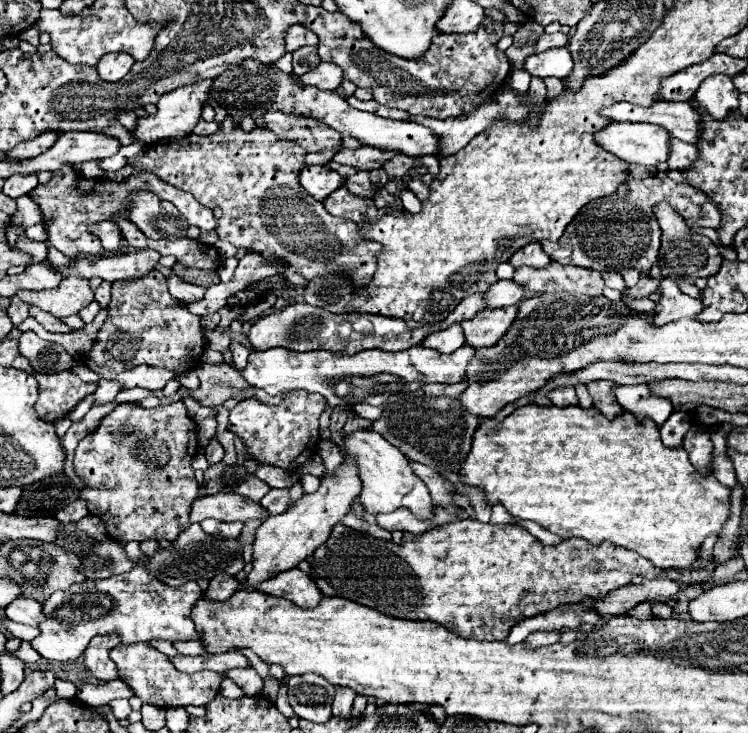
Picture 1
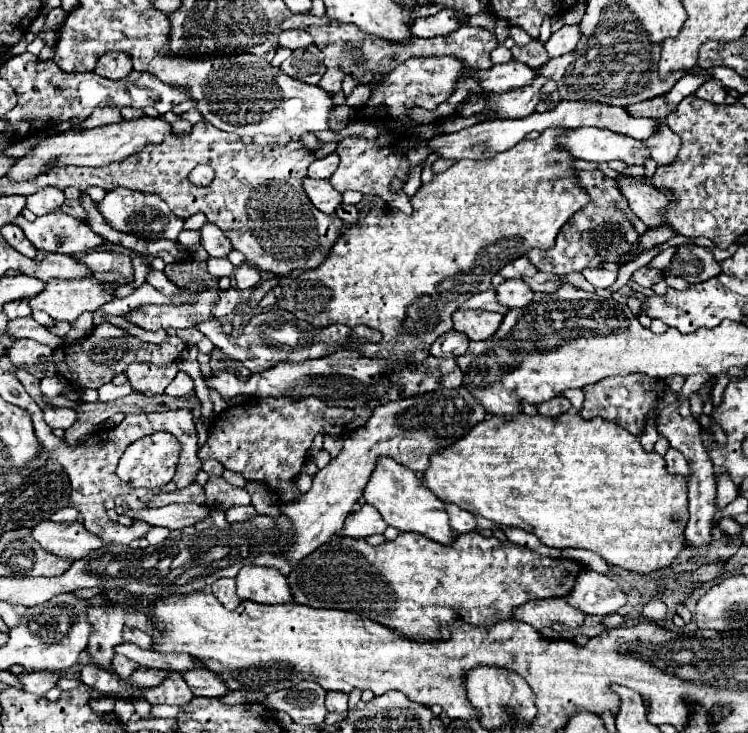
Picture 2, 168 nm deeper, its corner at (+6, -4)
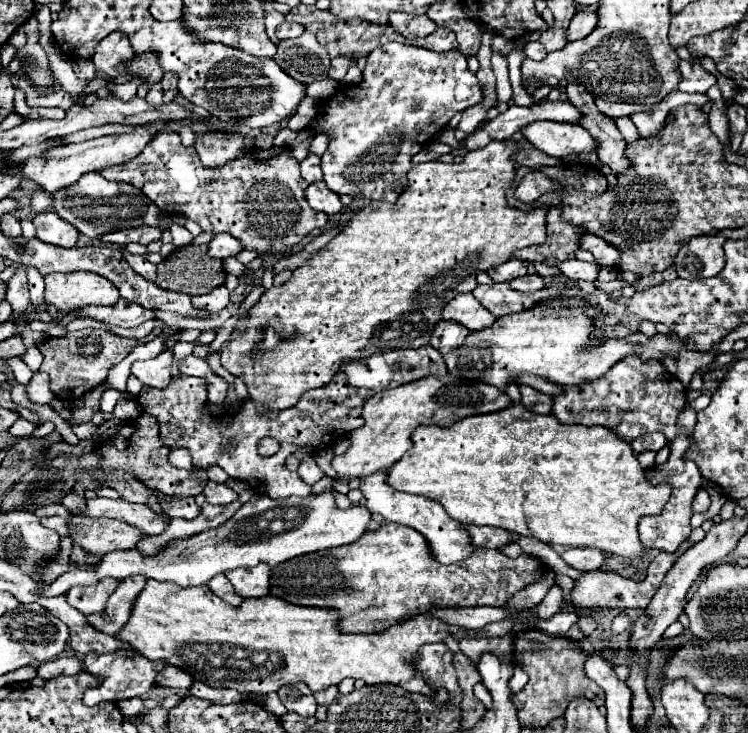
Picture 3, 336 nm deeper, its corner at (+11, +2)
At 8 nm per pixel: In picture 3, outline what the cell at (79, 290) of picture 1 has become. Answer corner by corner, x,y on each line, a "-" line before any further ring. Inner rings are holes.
73,272
73,274
47,274
45,276
45,302
57,308
56,320
45,323
32,321
33,331
46,332
59,324
73,306
113,306
119,300
119,290
107,278
93,272

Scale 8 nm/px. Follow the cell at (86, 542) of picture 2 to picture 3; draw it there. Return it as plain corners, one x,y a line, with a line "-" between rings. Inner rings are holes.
73,516
69,528
73,544
81,546
89,554
101,556
113,550
133,550
145,536
145,532
141,532
139,528
127,522
117,522
113,518

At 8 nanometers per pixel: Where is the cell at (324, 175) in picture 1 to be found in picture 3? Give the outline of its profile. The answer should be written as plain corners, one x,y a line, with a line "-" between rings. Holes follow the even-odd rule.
315,182
315,184
309,184
307,188
307,202
313,210
317,212
323,212
323,214
337,214
341,212
341,200
337,194
333,194
325,182

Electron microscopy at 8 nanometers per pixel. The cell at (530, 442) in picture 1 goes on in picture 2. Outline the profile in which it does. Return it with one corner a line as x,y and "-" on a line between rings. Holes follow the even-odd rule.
518,414
514,420
498,420
498,418
486,418
482,420
482,424
476,424
462,440
458,440
458,444
452,444
452,448
446,448
440,454
434,454
430,458
430,468
424,472
422,482
442,500
452,500
454,504
458,504
460,508
472,512
472,514
480,514
482,518
488,518
492,522
504,524
504,526
520,526
526,532
534,534
540,538
542,544
552,546
552,548
586,548
592,550
596,554
600,554
608,564
614,564
622,570
630,570
630,572
638,572
638,574
650,574
662,568
668,568
674,564
674,560
678,558
678,554
684,548
684,528
688,522
688,498
686,498
686,478
678,476
678,474
670,474
666,470
666,460
658,454
658,452
646,452
640,444
640,440
626,432
624,428
618,428
618,424
610,424
602,418
590,418
584,420
580,414
560,414
554,418
546,418
546,416
526,416
526,414

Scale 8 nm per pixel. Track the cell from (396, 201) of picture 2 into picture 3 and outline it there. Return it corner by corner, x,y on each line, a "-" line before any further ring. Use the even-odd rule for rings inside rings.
389,42
375,48
367,56
363,80
357,86
341,86
337,88
335,94
321,100
317,104
315,120
311,120
307,126
313,134
329,136
327,152
321,156
323,180
327,188
339,196
349,194
355,198
363,196
369,200
395,202
407,186
407,172
411,170
411,158
417,152
421,152
421,148
427,142
433,142
457,112
463,112
479,104
481,98
483,92
477,82
477,76
469,72
467,58
463,54
457,54
457,50
437,54
419,46
397,42
-
371,168
389,168
389,170
385,174
379,174
377,170
371,172

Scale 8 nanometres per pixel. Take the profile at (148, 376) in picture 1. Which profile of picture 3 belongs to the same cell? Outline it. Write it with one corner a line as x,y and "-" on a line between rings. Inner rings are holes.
163,350
159,356
151,360
135,362
131,372
147,386
167,388
171,382
171,364
173,364
173,352

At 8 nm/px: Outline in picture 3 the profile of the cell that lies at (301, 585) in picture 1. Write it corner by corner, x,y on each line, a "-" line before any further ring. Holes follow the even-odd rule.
265,564
255,566
253,570
231,570
225,572
225,576
241,598
261,598
269,594
269,566

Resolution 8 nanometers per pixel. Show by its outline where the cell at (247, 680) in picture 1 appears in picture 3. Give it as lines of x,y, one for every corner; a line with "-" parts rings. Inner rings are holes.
165,666
161,674
155,678
155,686
165,686
165,688
191,688
193,678
185,674
185,670
177,670
175,666

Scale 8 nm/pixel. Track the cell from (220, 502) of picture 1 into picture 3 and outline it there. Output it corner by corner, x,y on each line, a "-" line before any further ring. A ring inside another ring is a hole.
93,498
85,500
85,512
83,516
91,518
119,518
125,520
131,526
141,528
145,534
161,534
165,526
169,524
169,518
165,514
155,514
149,506
145,504
131,504
125,502
123,498
111,500
111,498

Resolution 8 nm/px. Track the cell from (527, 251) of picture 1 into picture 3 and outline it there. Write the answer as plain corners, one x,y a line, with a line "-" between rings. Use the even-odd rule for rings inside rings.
511,258
509,262
501,264
501,266
495,266
493,270
487,272
493,282
509,282
513,278
519,278
519,276
525,276
527,274
527,266
521,262
521,260
515,260

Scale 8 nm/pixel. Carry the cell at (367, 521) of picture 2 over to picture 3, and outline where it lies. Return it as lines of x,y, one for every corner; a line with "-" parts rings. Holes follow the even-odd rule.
321,492
315,496
307,496
307,498
291,496
291,498
281,498
281,500
273,500
269,496
257,494
249,502
245,502
229,522
225,522
223,526
215,530
197,534
187,540
171,542
171,546
167,546
161,554
153,558
141,556
139,550
117,550
113,554
105,554
95,570
87,570
77,564
71,564
69,572
57,578
51,586
43,584
41,592
59,596
59,594
65,594
73,586
89,586
93,582
99,582
105,576
123,580
135,574
143,574
145,578
153,578
159,582
173,582
181,586
201,586
201,584
207,584
215,574
221,574
227,570
251,568
261,562
273,568
295,556
351,544
367,530
369,520
371,520
371,514
361,504
351,506
347,510
337,508
331,492

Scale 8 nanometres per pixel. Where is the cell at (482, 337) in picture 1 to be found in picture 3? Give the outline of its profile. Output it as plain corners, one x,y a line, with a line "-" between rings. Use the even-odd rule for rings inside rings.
471,292
469,294
457,294
443,308
443,318
459,322
465,328
469,328
471,332
483,330
485,326
491,326
495,322
493,314
489,314
489,310
485,310
481,306
481,302
477,302
477,298

